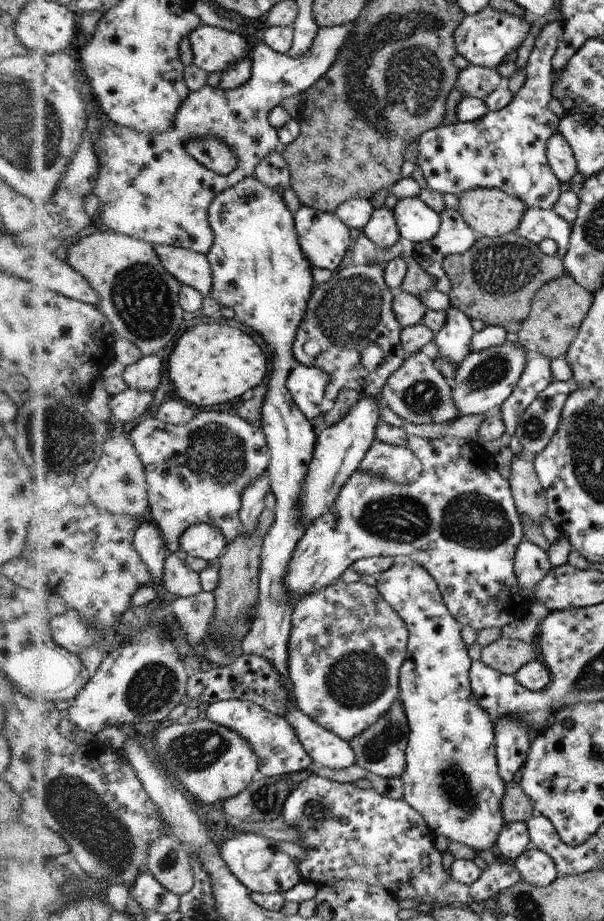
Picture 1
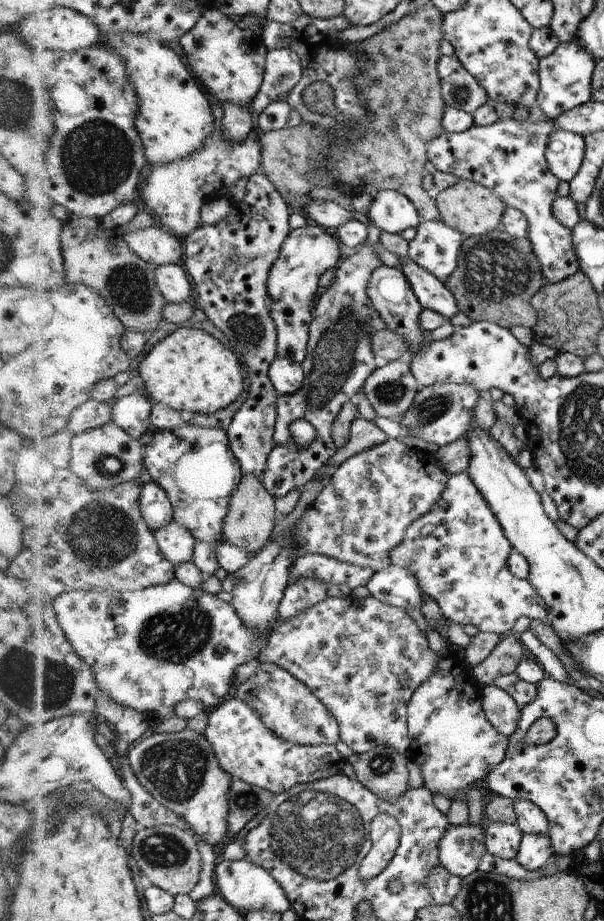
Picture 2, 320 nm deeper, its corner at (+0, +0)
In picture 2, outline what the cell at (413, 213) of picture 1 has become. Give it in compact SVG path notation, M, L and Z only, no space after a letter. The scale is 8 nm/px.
M394 189L373 196L363 219L389 233L401 233L411 226L417 228L421 222L419 212L409 197Z

